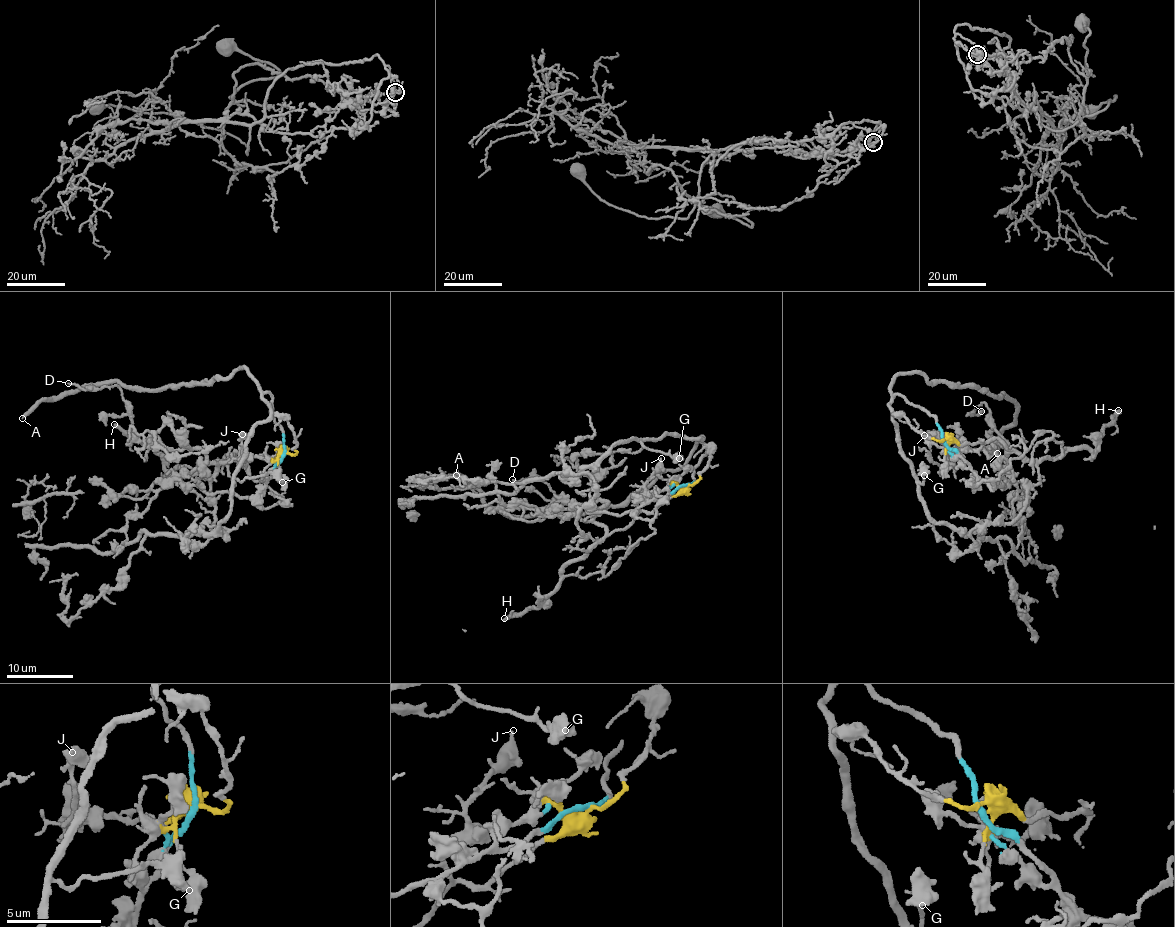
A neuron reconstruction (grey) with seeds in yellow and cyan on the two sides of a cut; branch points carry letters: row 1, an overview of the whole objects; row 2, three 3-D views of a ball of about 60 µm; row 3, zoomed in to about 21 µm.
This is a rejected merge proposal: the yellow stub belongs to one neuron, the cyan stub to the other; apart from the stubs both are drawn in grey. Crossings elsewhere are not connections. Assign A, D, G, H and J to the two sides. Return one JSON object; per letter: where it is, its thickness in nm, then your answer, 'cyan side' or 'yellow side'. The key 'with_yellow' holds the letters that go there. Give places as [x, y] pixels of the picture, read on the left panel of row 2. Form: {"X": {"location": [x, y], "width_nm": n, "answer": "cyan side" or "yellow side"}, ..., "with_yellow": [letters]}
{"A": {"location": [22, 418], "width_nm": 320, "answer": "cyan side"}, "D": {"location": [68, 383], "width_nm": 170, "answer": "yellow side"}, "G": {"location": [282, 482], "width_nm": 600, "answer": "cyan side"}, "H": {"location": [114, 424], "width_nm": 360, "answer": "yellow side"}, "J": {"location": [242, 434], "width_nm": 360, "answer": "yellow side"}, "with_yellow": ["D", "H", "J"]}

